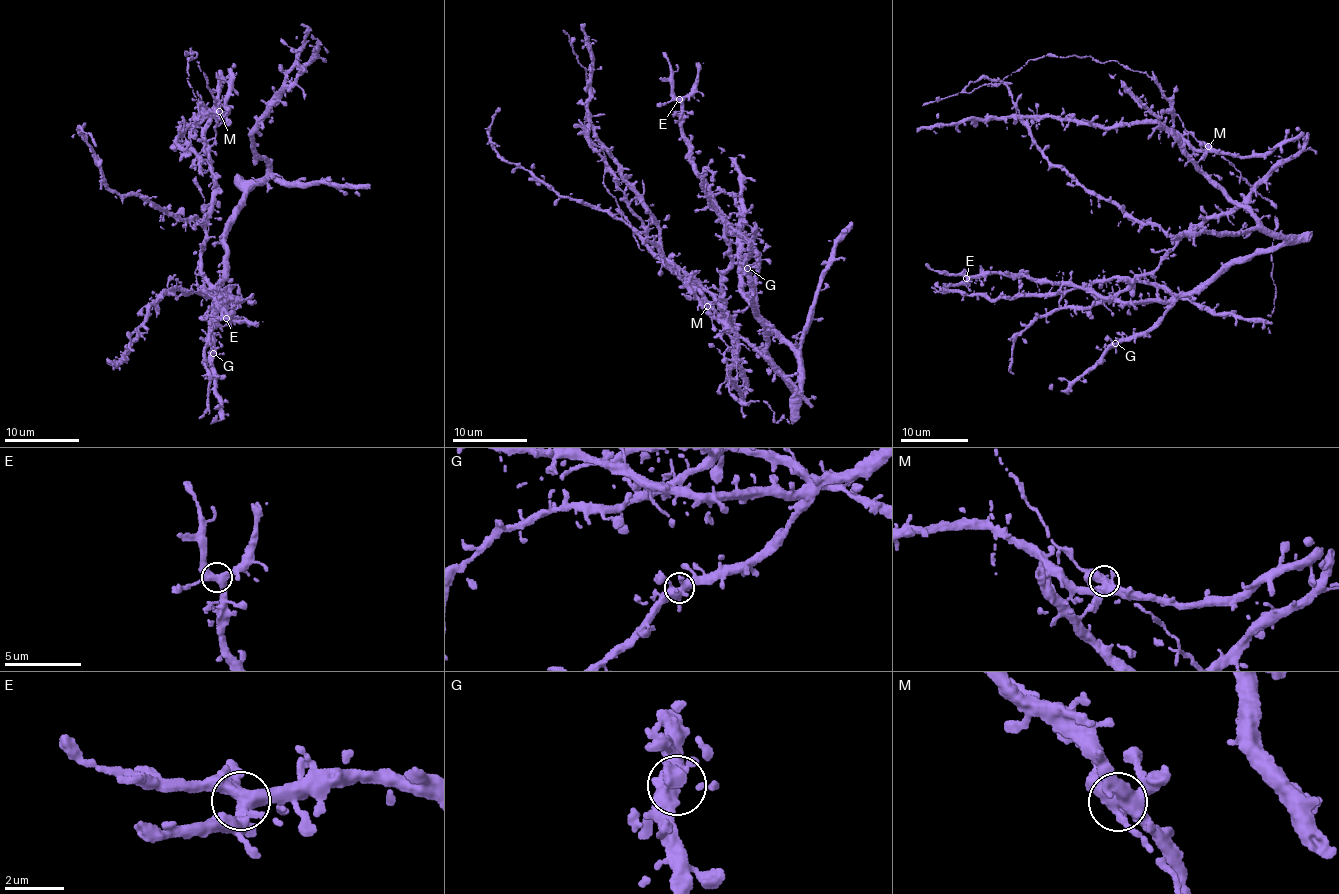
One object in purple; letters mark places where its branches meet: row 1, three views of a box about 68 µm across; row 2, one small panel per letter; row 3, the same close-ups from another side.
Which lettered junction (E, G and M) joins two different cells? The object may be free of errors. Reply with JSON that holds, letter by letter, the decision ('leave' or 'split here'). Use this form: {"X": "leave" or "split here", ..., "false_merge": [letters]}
{"E": "leave", "G": "leave", "M": "leave", "false_merge": []}

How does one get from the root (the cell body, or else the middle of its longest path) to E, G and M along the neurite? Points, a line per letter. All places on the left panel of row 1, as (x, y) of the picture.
E: (205, 219), (200, 270), (212, 285), (216, 308), (228, 302), (217, 303), (226, 318)
G: (205, 219), (200, 270), (212, 285), (215, 307), (240, 302), (225, 293), (216, 296), (213, 353)
M: (205, 219), (216, 185), (205, 146), (215, 136), (216, 125), (222, 121), (218, 112)

